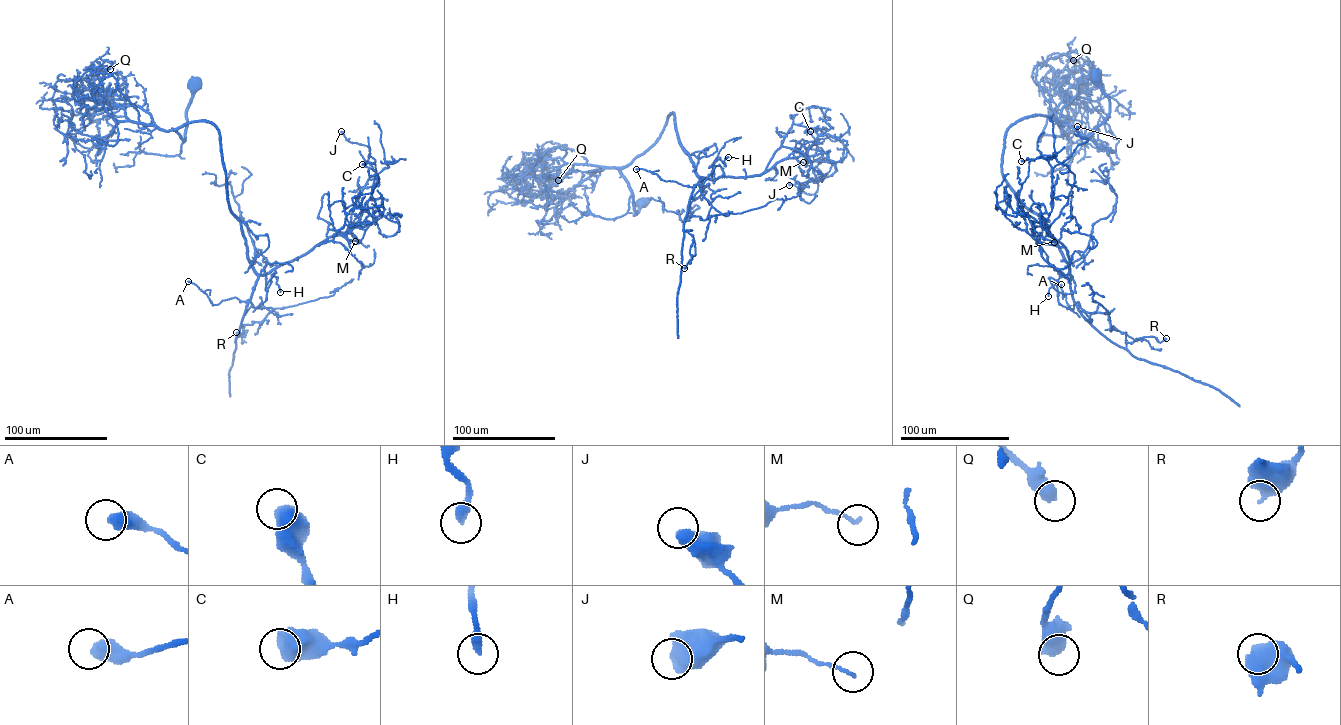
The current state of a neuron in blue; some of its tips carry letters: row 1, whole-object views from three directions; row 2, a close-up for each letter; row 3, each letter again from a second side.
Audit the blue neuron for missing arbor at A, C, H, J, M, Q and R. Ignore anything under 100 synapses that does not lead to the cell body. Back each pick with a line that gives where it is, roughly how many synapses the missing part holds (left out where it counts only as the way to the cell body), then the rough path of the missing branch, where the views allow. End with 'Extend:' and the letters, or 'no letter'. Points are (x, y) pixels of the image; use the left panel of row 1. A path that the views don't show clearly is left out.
Extend: no letter

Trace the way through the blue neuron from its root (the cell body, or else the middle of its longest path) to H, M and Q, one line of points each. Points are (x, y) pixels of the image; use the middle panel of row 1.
H: (643, 203), (634, 215), (620, 171), (671, 113), (699, 176), (714, 182), (714, 163), (728, 157)
M: (643, 203), (634, 215), (620, 171), (654, 142), (671, 113), (699, 176), (760, 175), (792, 153), (803, 162)
Q: (643, 203), (634, 215), (631, 189), (615, 167), (549, 159), (553, 162), (542, 173), (541, 190), (558, 180)

